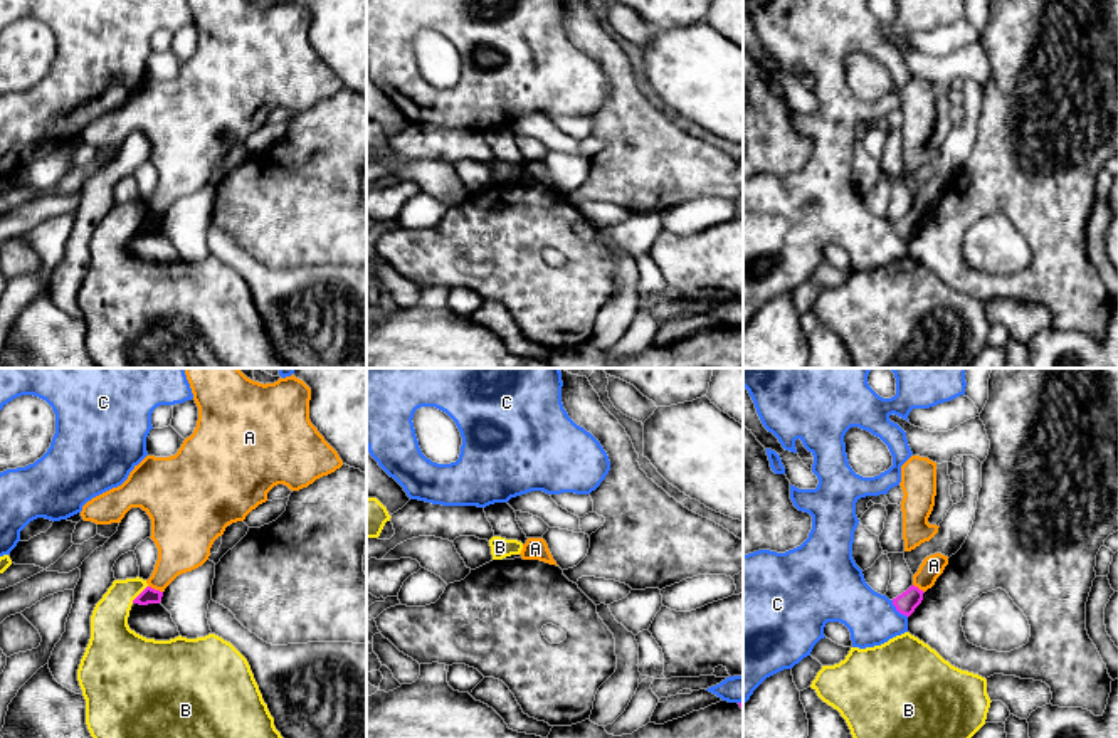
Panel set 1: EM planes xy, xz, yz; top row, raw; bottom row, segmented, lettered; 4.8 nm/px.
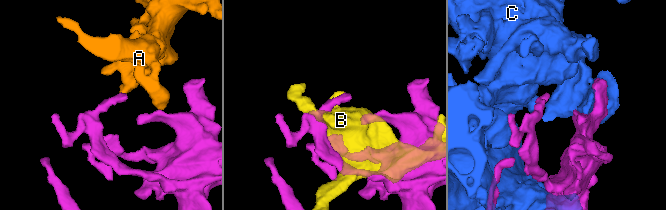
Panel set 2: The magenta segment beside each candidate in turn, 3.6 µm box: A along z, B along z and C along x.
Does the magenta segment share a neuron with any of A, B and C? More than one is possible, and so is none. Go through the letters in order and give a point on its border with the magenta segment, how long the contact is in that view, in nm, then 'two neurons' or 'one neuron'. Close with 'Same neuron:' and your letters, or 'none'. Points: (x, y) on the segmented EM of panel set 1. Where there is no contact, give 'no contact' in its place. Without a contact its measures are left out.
A: xy (153, 589) | 80 nm | two neurons
B: xy (140, 594) | 120 nm | two neurons
C: yz (898, 611) | 120 nm | two neurons
Same neuron: none

